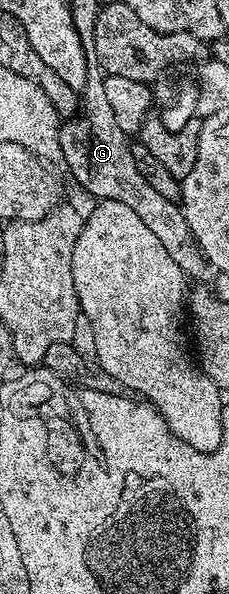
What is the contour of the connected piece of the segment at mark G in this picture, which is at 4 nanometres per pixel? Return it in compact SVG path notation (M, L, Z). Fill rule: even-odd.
M91 63L87 67L87 83L84 89L80 90L79 101L79 112L70 116L61 126L61 158L64 165L66 164L69 167L70 175L78 181L76 184L80 188L86 189L95 198L123 203L125 206L131 207L131 211L135 211L135 215L139 215L139 219L143 219L145 226L158 237L159 243L163 243L163 247L167 247L171 259L175 259L175 263L179 263L179 267L185 273L186 278L193 279L193 277L203 276L207 271L210 272L211 266L205 260L201 249L196 243L191 243L187 219L180 204L159 195L158 191L155 191L155 188L151 187L146 179L143 179L138 168L135 167L135 158L131 153L130 134L124 133L119 128L119 123L115 123L115 115L107 104L105 77L100 65Z

